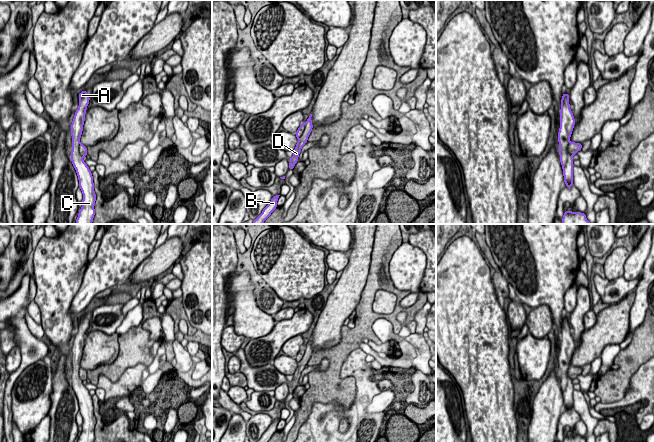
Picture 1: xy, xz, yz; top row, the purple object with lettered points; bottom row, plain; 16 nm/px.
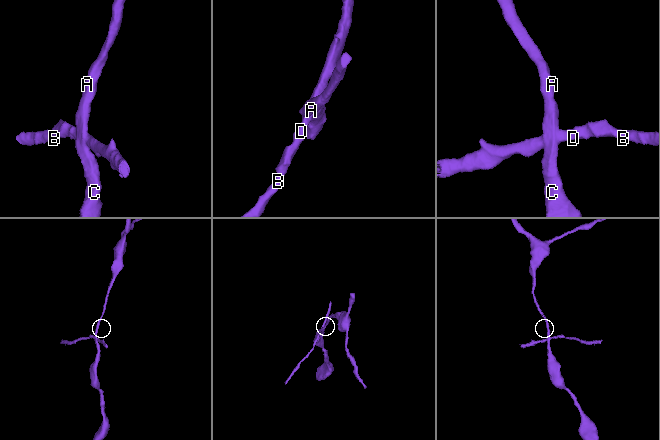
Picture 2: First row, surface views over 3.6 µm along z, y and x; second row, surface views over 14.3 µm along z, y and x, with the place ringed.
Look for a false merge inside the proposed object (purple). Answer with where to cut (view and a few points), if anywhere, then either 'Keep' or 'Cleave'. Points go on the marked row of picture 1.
Split along xz (305, 123), (303, 133), (298, 138). Cleave

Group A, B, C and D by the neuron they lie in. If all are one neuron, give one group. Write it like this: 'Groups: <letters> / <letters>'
Groups: A C / B D

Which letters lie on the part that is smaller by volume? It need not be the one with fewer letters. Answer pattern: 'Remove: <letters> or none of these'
Remove: B, D

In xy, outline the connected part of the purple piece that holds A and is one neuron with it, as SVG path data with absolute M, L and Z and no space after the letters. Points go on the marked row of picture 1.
M87 90L79 93L79 106L75 112L73 121L71 123L71 136L72 136L72 151L71 161L76 170L79 188L83 194L82 208L78 212L78 217L75 221L76 224L92 224L95 215L95 201L96 193L94 191L94 183L92 172L89 166L83 160L79 153L80 138L83 131L85 121L85 113L89 104L90 97Z

